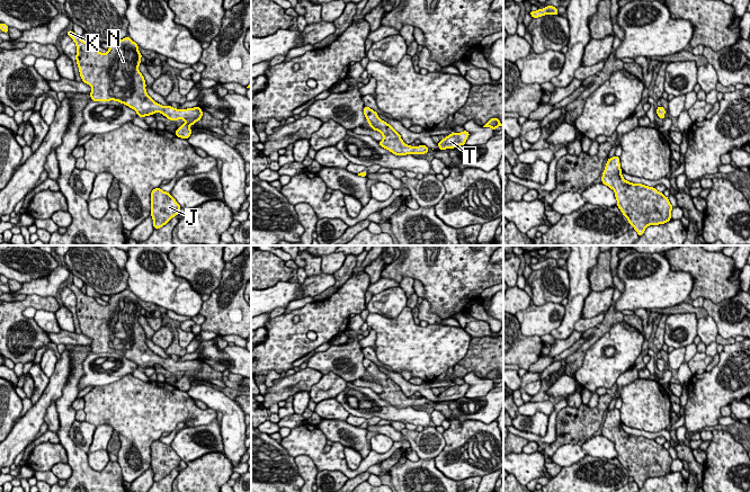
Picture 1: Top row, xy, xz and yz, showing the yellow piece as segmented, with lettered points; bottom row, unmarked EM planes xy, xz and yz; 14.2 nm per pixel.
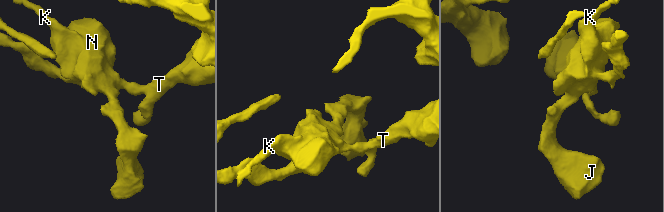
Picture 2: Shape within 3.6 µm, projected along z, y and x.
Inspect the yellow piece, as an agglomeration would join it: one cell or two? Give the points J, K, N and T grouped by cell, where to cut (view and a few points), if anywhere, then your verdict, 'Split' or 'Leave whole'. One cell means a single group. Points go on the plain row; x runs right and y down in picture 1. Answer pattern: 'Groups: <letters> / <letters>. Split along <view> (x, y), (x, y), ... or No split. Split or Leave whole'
Groups: J K N T. No split. Leave whole

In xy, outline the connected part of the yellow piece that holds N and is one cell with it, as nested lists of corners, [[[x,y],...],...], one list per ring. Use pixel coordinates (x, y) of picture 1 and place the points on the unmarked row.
[[[72,283],[66,285],[77,298],[77,316],[82,333],[92,342],[89,346],[92,354],[115,352],[125,356],[145,369],[161,365],[170,373],[184,372],[186,375],[178,379],[176,387],[187,392],[190,377],[202,372],[202,360],[176,361],[171,358],[161,358],[155,355],[145,342],[145,332],[139,323],[142,306],[139,298],[128,288],[110,295],[107,305],[100,305],[93,297],[83,294]]]

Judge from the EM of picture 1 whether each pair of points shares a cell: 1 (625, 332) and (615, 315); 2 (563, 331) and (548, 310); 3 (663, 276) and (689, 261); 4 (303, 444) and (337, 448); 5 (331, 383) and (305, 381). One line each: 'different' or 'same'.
1: different
2: different
3: different
4: same
5: different

